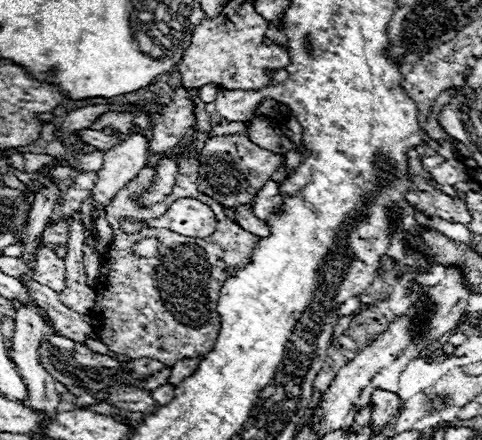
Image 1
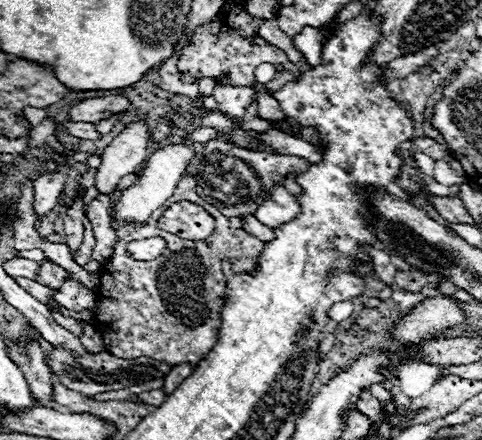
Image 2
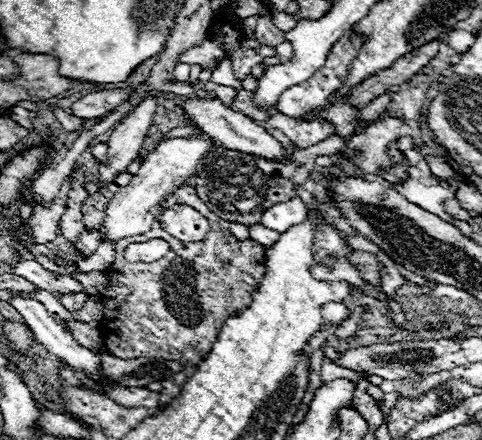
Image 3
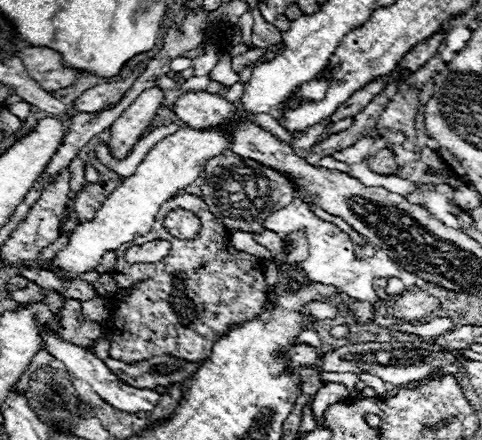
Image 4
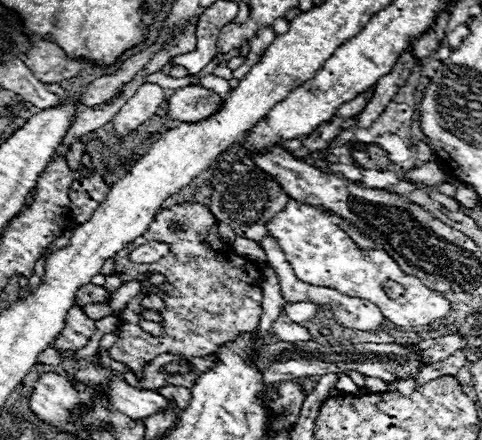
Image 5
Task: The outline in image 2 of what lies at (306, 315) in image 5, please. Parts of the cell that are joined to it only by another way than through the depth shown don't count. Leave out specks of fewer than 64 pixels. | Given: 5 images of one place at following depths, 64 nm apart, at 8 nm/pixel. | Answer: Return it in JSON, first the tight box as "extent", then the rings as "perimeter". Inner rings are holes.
{"extent":[330,300,354,322],"perimeter":[[[348,300],[348,302],[340,302],[340,304],[334,304],[334,306],[330,308],[330,318],[336,320],[336,322],[342,322],[342,320],[350,318],[352,312],[354,312],[354,306],[352,306],[350,300]]]}

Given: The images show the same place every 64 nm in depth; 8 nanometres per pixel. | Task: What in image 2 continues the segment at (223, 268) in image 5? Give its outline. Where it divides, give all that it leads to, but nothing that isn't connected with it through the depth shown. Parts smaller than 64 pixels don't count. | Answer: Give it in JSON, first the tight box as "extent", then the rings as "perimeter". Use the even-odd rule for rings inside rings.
{"extent":[92,174,264,366],"perimeter":[[[184,174],[180,178],[180,184],[176,186],[176,192],[172,194],[172,198],[160,206],[156,212],[152,212],[148,224],[136,224],[136,228],[126,228],[126,226],[118,226],[116,228],[116,236],[118,242],[114,246],[112,258],[108,260],[108,264],[102,266],[102,274],[100,274],[100,288],[96,292],[96,314],[92,326],[104,336],[104,344],[106,350],[118,358],[154,358],[160,362],[168,362],[170,365],[180,363],[189,363],[195,366],[198,360],[202,360],[216,344],[218,340],[218,328],[220,328],[220,308],[222,308],[222,298],[224,298],[224,290],[226,290],[226,278],[222,272],[222,262],[230,262],[232,264],[232,272],[246,272],[252,270],[256,266],[256,258],[264,248],[262,240],[256,240],[252,234],[240,230],[240,228],[232,228],[226,216],[220,216],[220,212],[216,212],[216,208],[212,208],[212,204],[208,204],[204,198],[200,198],[196,194],[196,178],[192,174]],[[178,200],[194,200],[196,204],[204,206],[216,222],[216,228],[212,232],[212,236],[208,236],[206,240],[184,240],[178,238],[170,232],[164,232],[160,228],[156,228],[156,220],[158,216],[162,216],[162,212],[166,208],[170,208],[174,202]],[[150,236],[160,236],[166,240],[166,250],[162,252],[162,256],[158,256],[156,260],[150,262],[140,262],[128,256],[126,246],[132,240],[142,240],[142,238],[150,238]]]}

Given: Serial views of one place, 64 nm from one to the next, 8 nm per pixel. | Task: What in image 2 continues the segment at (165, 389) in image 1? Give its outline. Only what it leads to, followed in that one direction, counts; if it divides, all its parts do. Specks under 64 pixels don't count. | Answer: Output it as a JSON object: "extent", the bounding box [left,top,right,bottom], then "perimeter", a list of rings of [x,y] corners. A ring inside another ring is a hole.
{"extent":[138,388,168,406],"perimeter":[[[160,388],[160,390],[150,390],[150,392],[142,392],[138,394],[138,398],[144,402],[144,404],[150,404],[150,406],[160,406],[168,396],[166,392]]]}

